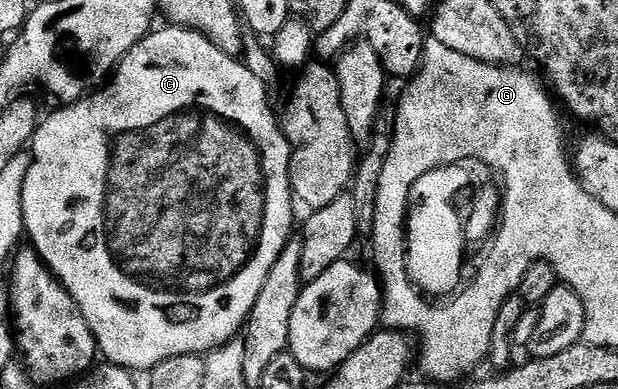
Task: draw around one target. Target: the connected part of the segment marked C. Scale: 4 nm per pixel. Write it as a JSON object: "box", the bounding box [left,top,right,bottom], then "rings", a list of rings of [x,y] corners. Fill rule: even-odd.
{"box":[22,25,296,373],"rings":[[[166,25],[163,28],[163,31],[155,30],[147,35],[146,38],[140,40],[123,57],[122,62],[118,64],[113,72],[112,80],[114,79],[114,83],[107,82],[105,84],[107,87],[103,91],[95,90],[93,93],[79,99],[76,103],[59,106],[57,108],[59,111],[54,111],[47,119],[45,116],[41,120],[38,132],[35,133],[32,140],[32,158],[28,169],[28,177],[24,181],[24,193],[22,194],[22,208],[24,209],[24,221],[26,222],[25,234],[28,236],[29,242],[34,250],[37,251],[38,256],[46,262],[50,272],[64,285],[64,289],[68,289],[68,293],[74,298],[76,305],[80,305],[80,313],[84,313],[84,321],[88,321],[88,325],[92,329],[94,339],[98,343],[101,358],[107,364],[124,367],[131,373],[139,373],[138,371],[149,373],[153,371],[156,365],[181,355],[200,355],[205,357],[210,352],[233,340],[245,328],[246,319],[252,313],[252,305],[256,305],[256,297],[260,297],[260,289],[264,289],[264,281],[268,281],[268,273],[272,273],[272,265],[276,265],[276,257],[280,257],[284,245],[292,237],[293,231],[290,230],[294,227],[294,207],[296,208],[294,193],[290,189],[290,142],[286,139],[285,130],[280,126],[279,116],[277,119],[274,116],[273,109],[270,108],[269,98],[271,96],[268,94],[265,85],[256,79],[255,74],[249,72],[242,61],[239,61],[235,56],[225,55],[223,51],[216,49],[216,45],[212,45],[212,41],[205,39],[200,32],[192,31],[188,27],[176,27],[173,25]]]}

